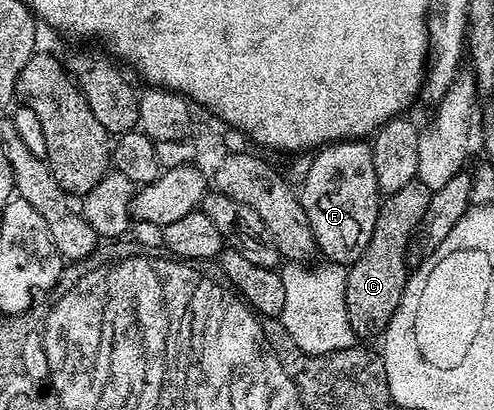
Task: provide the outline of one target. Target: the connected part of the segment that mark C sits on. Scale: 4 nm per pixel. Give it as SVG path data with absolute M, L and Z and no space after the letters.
M416 178L404 185L404 189L396 189L396 193L385 196L378 208L376 229L372 229L372 237L368 245L364 245L364 253L360 253L355 263L349 264L344 301L348 309L350 328L359 340L370 341L366 339L373 335L381 336L400 305L400 297L404 293L408 278L406 254L410 251L410 242L415 242L424 223L424 213L428 213L431 194L428 186Z

